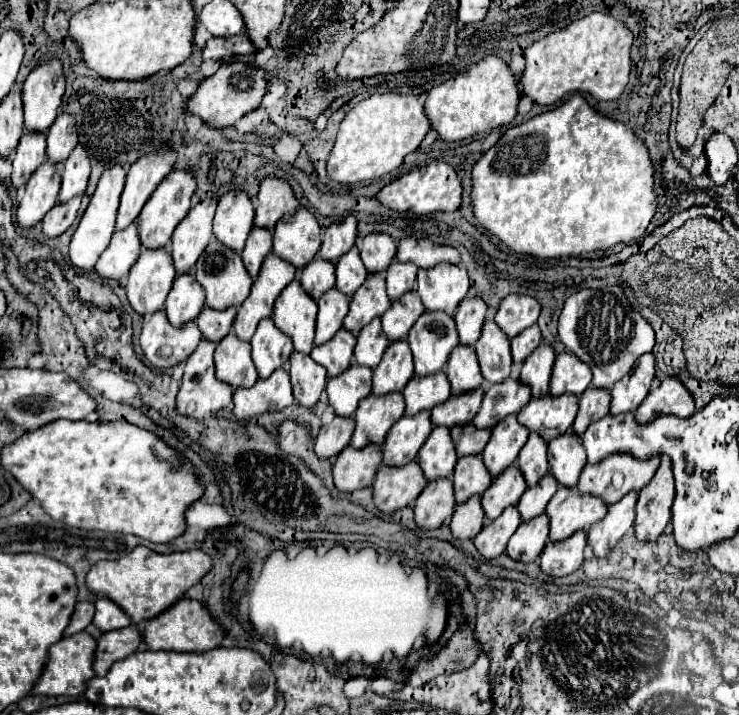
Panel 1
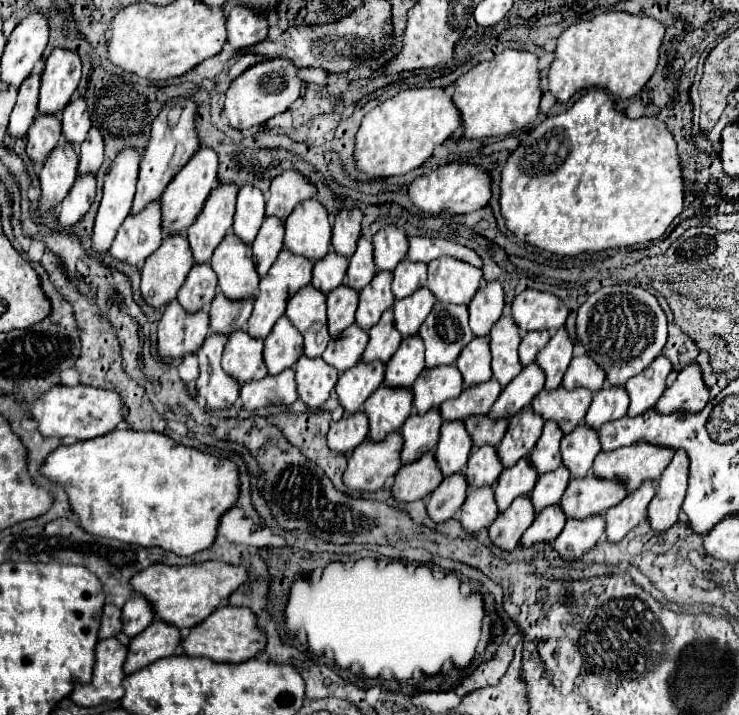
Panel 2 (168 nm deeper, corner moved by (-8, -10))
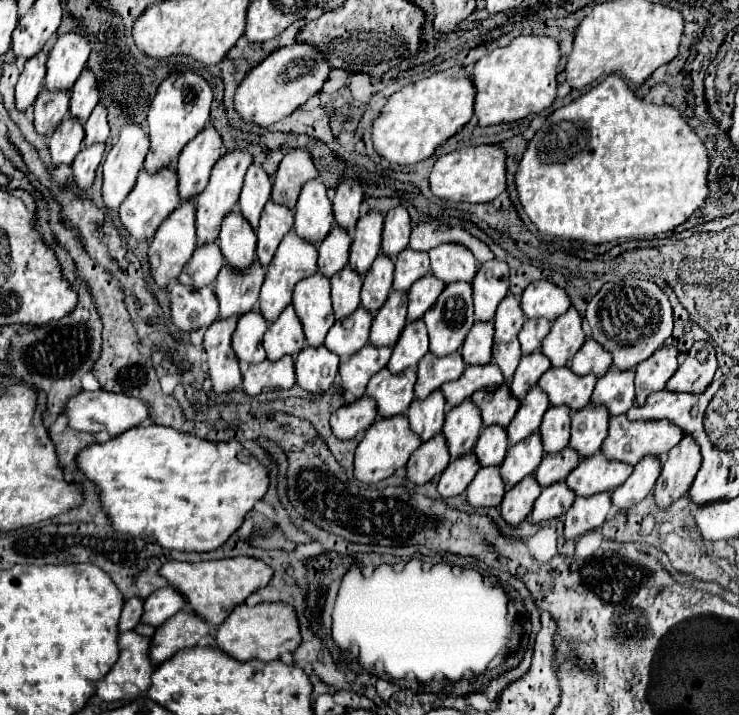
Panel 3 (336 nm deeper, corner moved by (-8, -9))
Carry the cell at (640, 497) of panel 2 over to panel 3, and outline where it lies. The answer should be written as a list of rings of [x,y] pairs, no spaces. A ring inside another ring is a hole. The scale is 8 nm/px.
[[[643,458],[639,466],[633,470],[633,474],[613,490],[613,504],[619,510],[629,510],[633,504],[639,504],[643,498],[647,498],[659,478],[661,460],[659,458]]]

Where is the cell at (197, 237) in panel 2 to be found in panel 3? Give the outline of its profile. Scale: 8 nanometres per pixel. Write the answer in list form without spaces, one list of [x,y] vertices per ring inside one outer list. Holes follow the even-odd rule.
[[[239,148],[227,152],[225,156],[221,156],[221,160],[215,162],[215,166],[211,170],[211,176],[209,176],[207,188],[197,196],[197,220],[195,220],[197,244],[217,242],[221,220],[237,204],[239,192],[241,192],[241,186],[243,186],[243,176],[245,176],[251,162],[253,162],[253,156],[247,150],[239,150]]]

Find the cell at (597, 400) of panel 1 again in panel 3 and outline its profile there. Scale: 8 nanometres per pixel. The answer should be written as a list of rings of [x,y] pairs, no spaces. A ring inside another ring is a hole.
[[[613,366],[597,380],[595,392],[591,402],[607,406],[611,416],[625,414],[635,400],[635,388],[633,388],[635,372],[629,370],[613,370]]]

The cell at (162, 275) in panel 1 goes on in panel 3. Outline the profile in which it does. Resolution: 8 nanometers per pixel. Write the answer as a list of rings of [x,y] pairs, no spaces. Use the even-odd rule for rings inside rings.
[[[195,200],[193,202],[181,202],[165,222],[157,228],[157,232],[151,238],[149,246],[149,264],[151,264],[151,276],[157,282],[159,288],[167,288],[183,270],[187,260],[191,258],[195,250]]]

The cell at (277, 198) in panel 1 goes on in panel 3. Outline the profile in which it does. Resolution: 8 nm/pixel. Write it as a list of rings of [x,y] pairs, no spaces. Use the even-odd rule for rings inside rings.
[[[291,150],[279,164],[275,182],[273,182],[273,200],[295,208],[301,186],[317,176],[317,168],[307,150]]]

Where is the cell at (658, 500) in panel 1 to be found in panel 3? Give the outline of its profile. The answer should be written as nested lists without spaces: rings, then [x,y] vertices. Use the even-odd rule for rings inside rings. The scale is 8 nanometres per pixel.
[[[687,434],[683,440],[669,450],[669,454],[663,458],[661,476],[655,484],[655,502],[657,506],[665,508],[673,500],[687,494],[689,486],[693,484],[693,478],[701,466],[701,452],[697,442]]]

